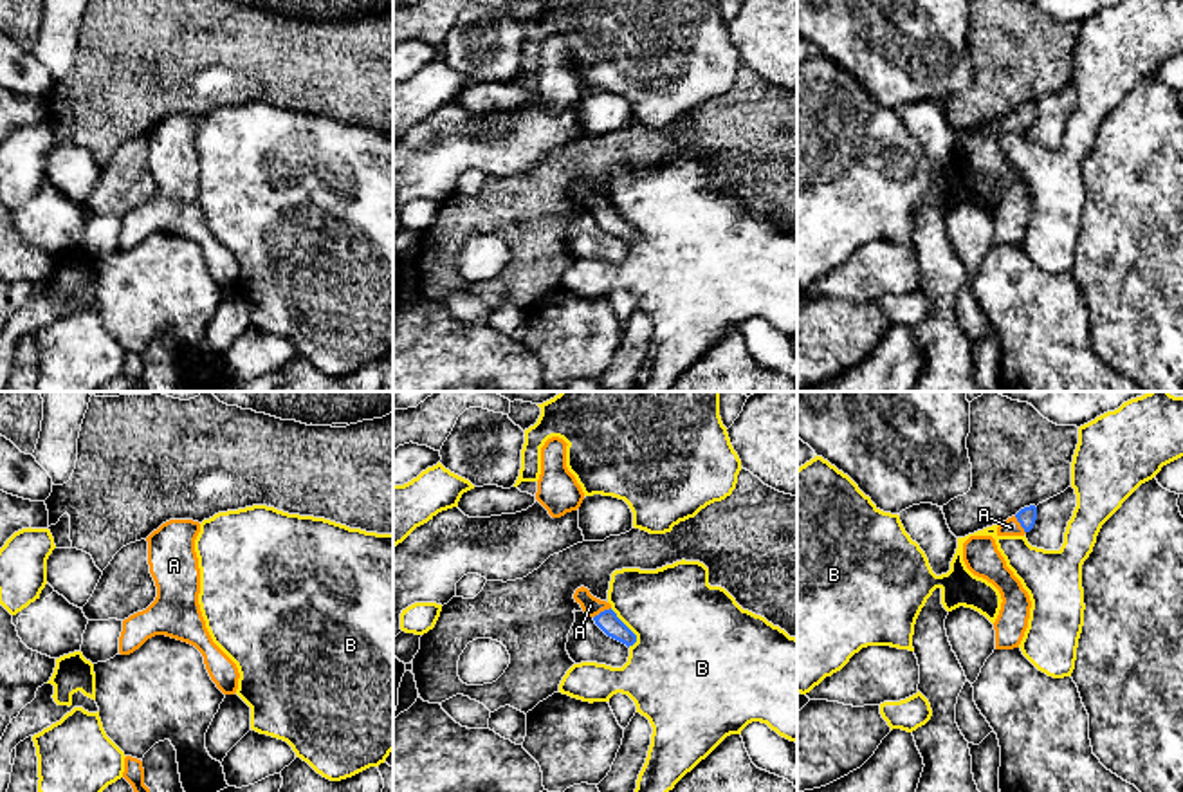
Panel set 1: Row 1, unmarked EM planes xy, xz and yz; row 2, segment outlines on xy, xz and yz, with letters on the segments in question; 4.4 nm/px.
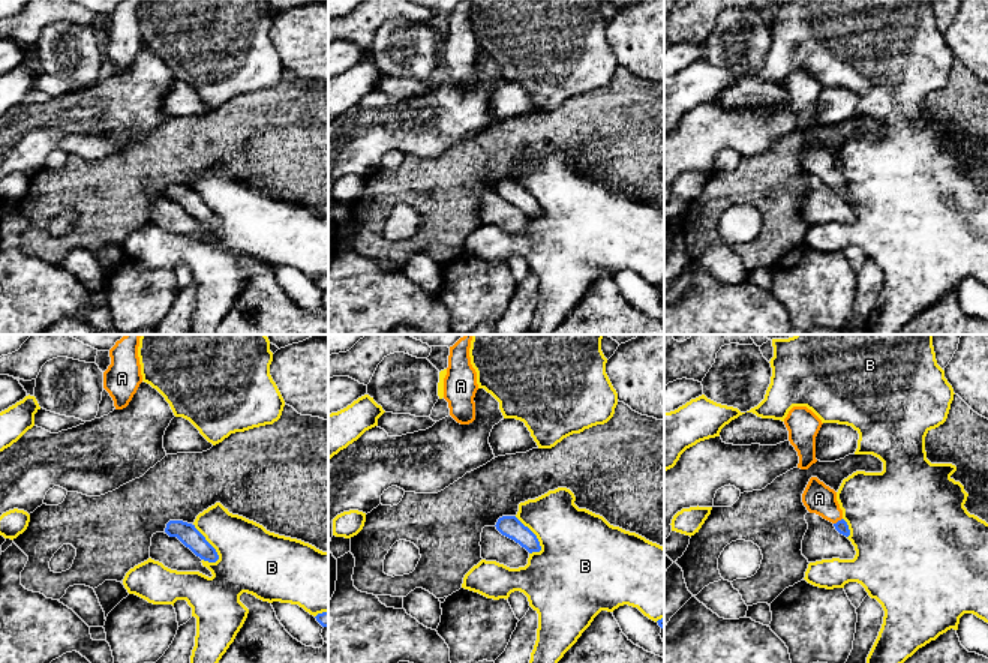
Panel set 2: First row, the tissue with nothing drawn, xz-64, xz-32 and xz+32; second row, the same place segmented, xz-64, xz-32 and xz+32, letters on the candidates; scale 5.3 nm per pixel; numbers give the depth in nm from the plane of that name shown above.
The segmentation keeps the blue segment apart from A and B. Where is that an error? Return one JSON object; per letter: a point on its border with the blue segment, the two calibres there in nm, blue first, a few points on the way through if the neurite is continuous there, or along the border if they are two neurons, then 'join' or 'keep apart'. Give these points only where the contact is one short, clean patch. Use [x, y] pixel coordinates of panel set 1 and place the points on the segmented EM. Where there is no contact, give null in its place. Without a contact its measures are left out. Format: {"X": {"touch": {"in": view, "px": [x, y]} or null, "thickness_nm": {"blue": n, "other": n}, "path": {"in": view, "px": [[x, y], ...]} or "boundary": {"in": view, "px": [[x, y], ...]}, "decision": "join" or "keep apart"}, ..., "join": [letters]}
{"A": {"touch": {"in": "xz", "px": [601, 612]}, "thickness_nm": {"blue": 90, "other": 90}, "path": {"in": "xz", "px": [[608, 621], [601, 612], [590, 605]]}, "decision": "join"}, "B": {"touch": {"in": "xz", "px": [628, 628]}, "thickness_nm": {"blue": 90, "other": 440}, "decision": "keep apart"}, "join": ["A"]}

